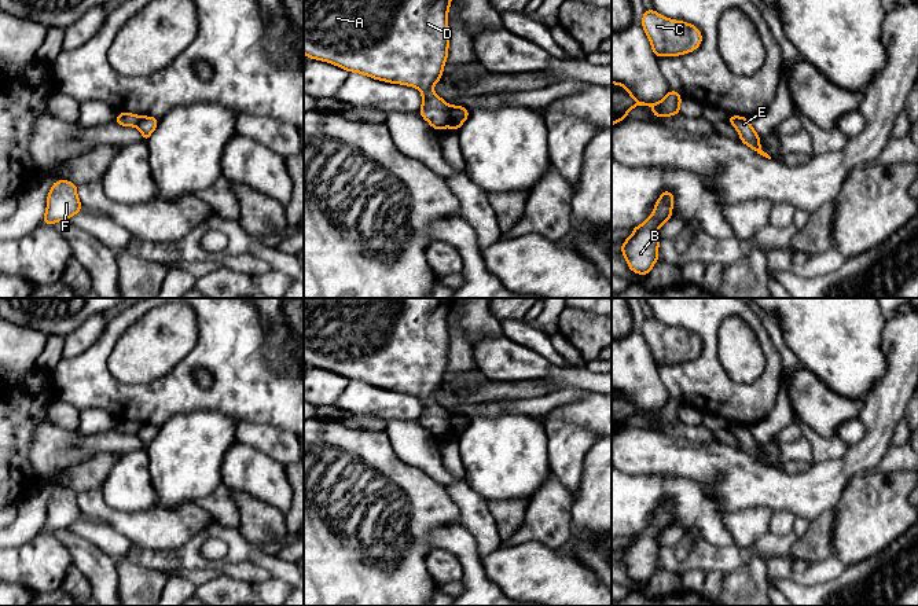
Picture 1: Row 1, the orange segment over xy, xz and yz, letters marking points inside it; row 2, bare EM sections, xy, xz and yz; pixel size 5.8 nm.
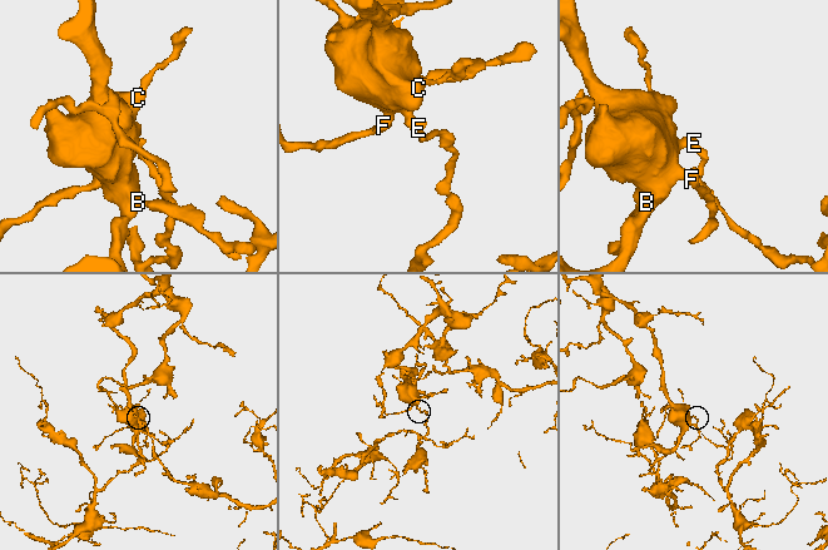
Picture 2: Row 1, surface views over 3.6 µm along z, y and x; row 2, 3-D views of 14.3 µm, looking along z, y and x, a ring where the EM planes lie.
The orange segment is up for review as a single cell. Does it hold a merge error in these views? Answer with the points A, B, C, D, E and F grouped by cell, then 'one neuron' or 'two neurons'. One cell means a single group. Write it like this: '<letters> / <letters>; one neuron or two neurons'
A B C D F / E; two neurons

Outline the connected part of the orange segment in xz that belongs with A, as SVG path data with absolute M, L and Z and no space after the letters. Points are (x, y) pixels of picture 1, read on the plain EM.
M304 298L304 361L308 367L330 370L352 381L422 400L419 422L433 437L444 437L451 414L433 400L448 366L448 316L454 298Z

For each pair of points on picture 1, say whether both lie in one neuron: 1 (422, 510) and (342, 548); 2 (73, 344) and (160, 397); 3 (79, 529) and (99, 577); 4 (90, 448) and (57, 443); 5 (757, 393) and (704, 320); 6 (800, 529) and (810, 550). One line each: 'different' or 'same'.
1: same
2: different
3: different
4: same
5: same
6: different

